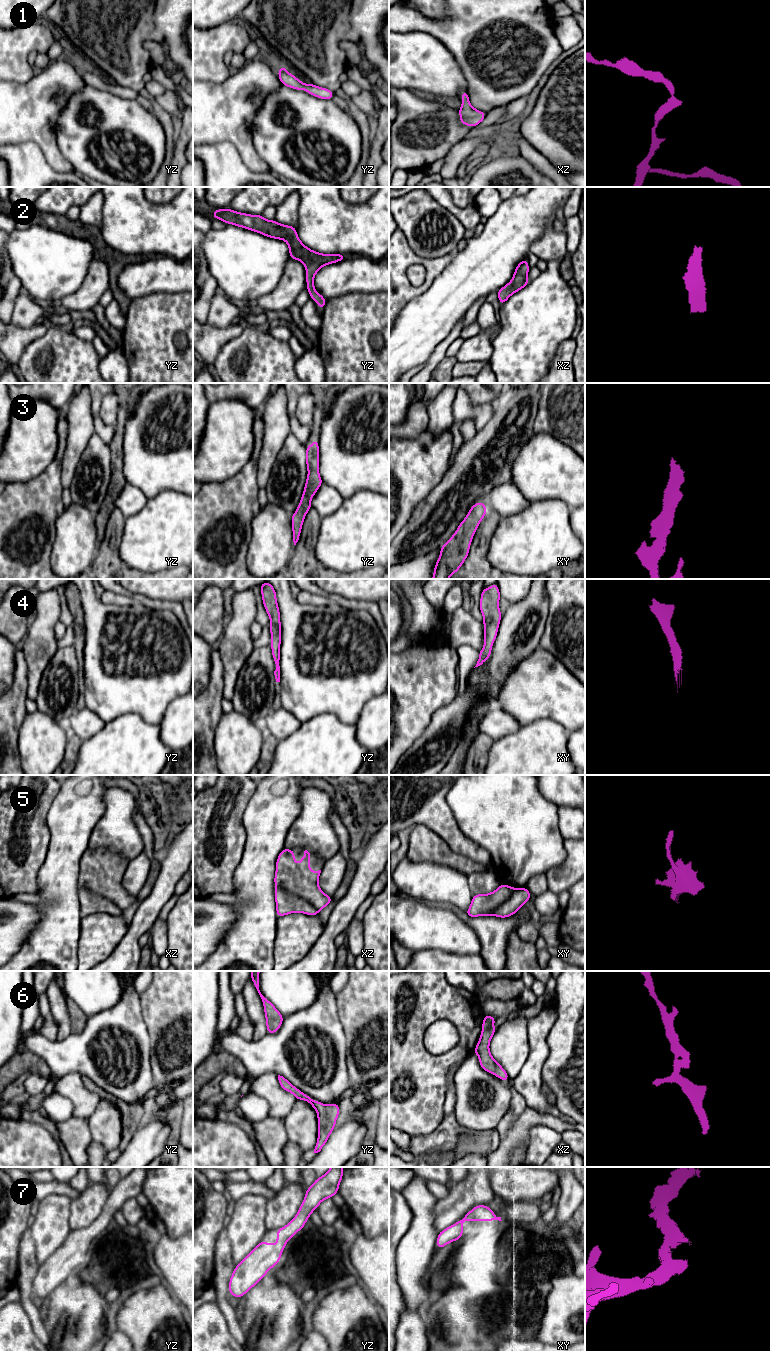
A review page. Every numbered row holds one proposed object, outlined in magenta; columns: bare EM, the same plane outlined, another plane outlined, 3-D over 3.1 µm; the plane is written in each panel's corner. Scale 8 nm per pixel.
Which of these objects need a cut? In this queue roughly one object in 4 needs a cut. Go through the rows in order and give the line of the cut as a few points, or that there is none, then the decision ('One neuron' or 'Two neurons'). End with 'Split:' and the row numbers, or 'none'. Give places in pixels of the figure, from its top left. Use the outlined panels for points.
1: No split. One neuron
2: No split. One neuron
3: No split. One neuron
4: No split. One neuron
5: No split. One neuron
6: No split. One neuron
7: No split. One neuron
Split: none

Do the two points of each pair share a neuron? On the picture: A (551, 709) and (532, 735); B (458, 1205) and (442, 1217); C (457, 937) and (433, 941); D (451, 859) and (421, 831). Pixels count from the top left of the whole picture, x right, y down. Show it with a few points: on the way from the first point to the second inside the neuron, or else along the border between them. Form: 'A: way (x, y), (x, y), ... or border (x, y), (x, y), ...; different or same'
A: border (522, 725), (539, 719), (551, 719), (565, 729); different
B: way (454, 1206), (446, 1214); same
C: way (451, 937), (439, 937); same
D: way (444, 854), (428, 838); same

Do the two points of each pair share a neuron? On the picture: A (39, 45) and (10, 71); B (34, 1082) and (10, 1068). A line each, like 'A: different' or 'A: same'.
A: same
B: different

